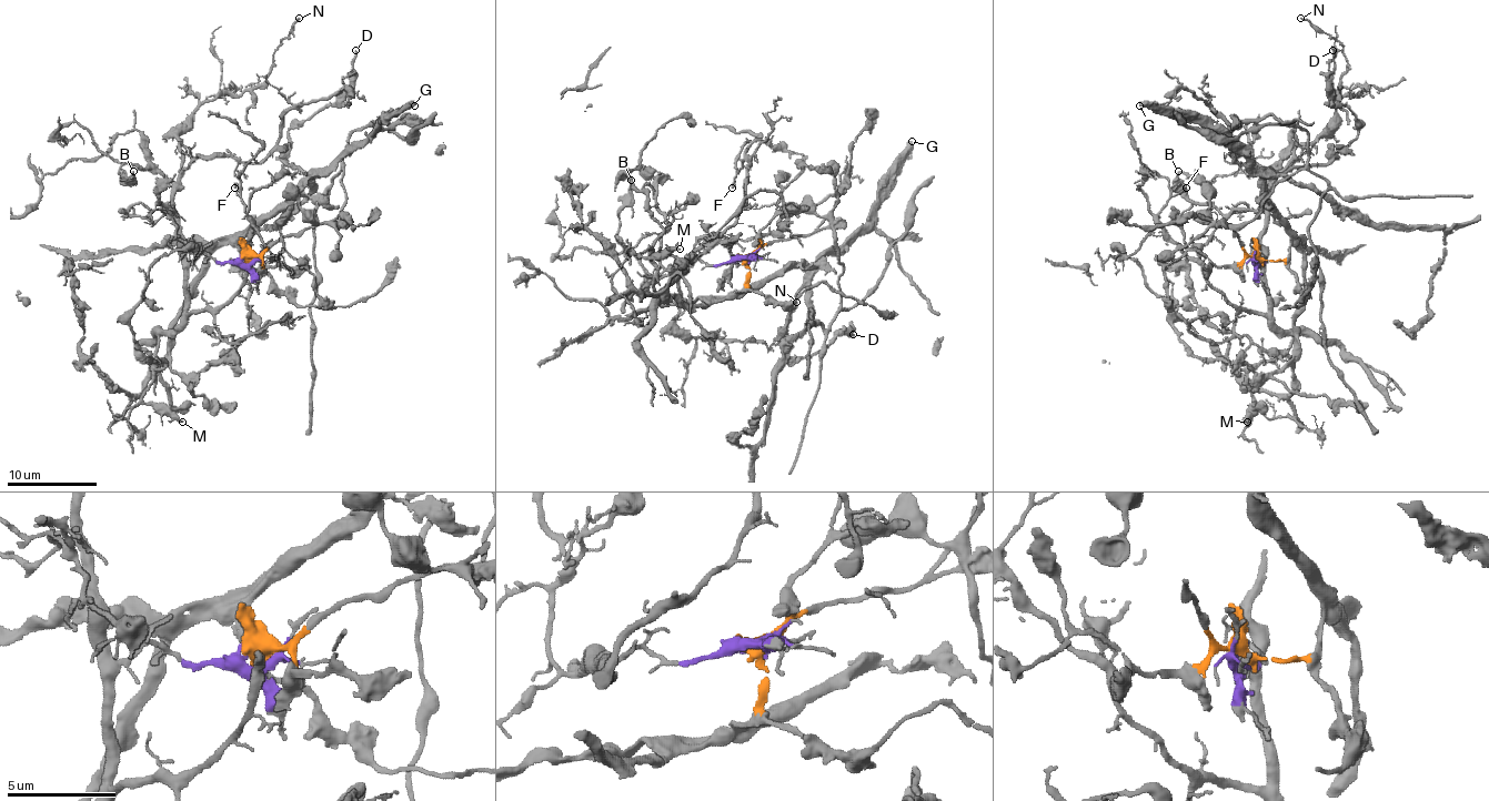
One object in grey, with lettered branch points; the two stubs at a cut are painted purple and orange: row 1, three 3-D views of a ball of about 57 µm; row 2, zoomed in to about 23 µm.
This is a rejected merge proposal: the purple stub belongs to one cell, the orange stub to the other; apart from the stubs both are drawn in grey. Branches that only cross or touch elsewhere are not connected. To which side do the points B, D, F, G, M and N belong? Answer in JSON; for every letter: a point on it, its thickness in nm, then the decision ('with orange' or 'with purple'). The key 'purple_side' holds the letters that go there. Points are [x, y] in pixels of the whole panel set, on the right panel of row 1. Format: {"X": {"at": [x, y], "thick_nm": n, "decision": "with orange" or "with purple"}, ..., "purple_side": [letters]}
{"B": {"at": [1178, 171], "thick_nm": 170, "decision": "with purple"}, "D": {"at": [1332, 50], "thick_nm": 160, "decision": "with orange"}, "F": {"at": [1186, 188], "thick_nm": 130, "decision": "with purple"}, "G": {"at": [1139, 105], "thick_nm": 460, "decision": "with orange"}, "M": {"at": [1247, 422], "thick_nm": 160, "decision": "with purple"}, "N": {"at": [1300, 18], "thick_nm": 130, "decision": "with purple"}, "purple_side": ["B", "F", "M", "N"]}

